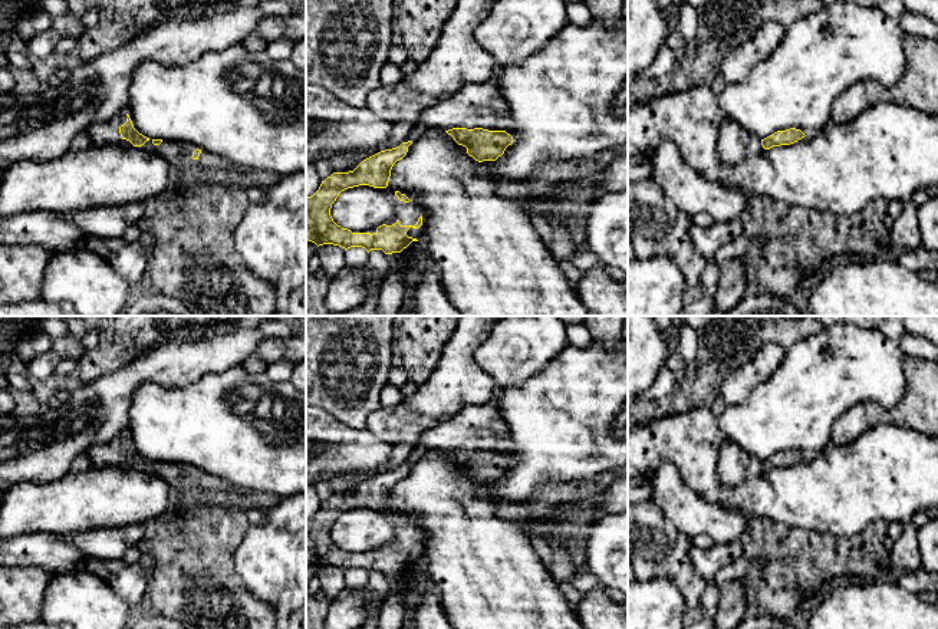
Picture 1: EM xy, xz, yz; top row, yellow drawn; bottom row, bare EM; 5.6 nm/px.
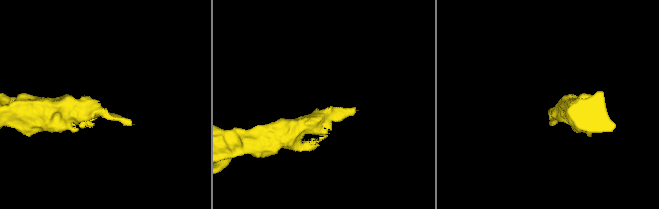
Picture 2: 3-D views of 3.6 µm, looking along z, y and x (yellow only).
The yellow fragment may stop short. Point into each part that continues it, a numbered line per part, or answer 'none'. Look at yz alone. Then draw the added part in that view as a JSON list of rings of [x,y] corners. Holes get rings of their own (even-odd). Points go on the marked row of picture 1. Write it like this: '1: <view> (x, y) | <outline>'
1: yz (736, 144) | [[[724,121],[718,131],[717,152],[724,165],[737,165],[764,151],[761,138],[733,121]]]

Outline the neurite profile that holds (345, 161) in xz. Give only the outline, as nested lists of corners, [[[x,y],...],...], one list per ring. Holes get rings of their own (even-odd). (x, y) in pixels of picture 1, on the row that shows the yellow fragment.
[[[398,122],[392,126],[391,138],[385,145],[375,146],[372,149],[348,149],[333,155],[329,158],[333,172],[353,171],[363,159],[381,151],[399,146],[411,132],[412,126],[414,125],[409,122]]]

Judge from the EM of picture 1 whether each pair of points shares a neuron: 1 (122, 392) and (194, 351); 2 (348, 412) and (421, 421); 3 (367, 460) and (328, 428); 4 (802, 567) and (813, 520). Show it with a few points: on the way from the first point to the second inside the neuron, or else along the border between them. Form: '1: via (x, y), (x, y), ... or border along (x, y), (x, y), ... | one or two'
1: via (140, 374), (157, 365), (175, 365) | one
2: border along (379, 405), (368, 417), (365, 427) | two
3: via (356, 450), (352, 450), (338, 438) | one
4: border along (777, 522), (786, 526), (843, 536) | two

